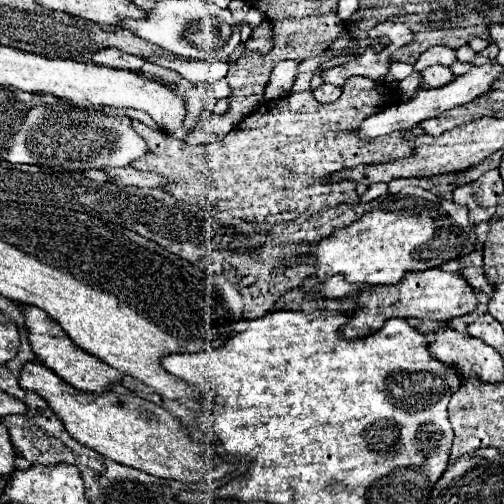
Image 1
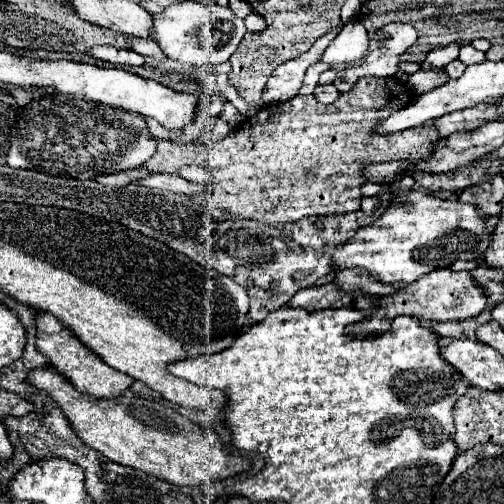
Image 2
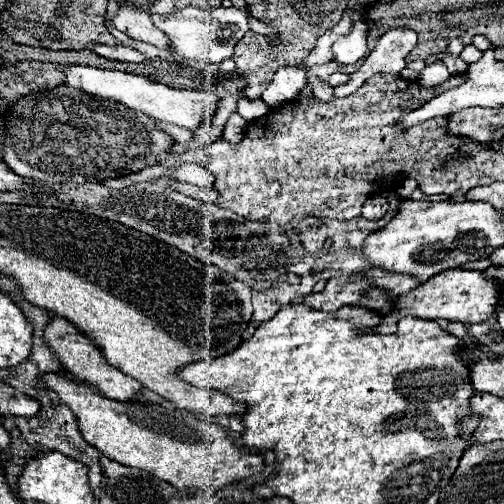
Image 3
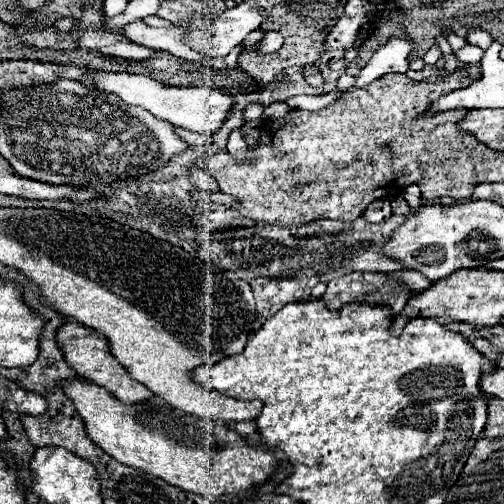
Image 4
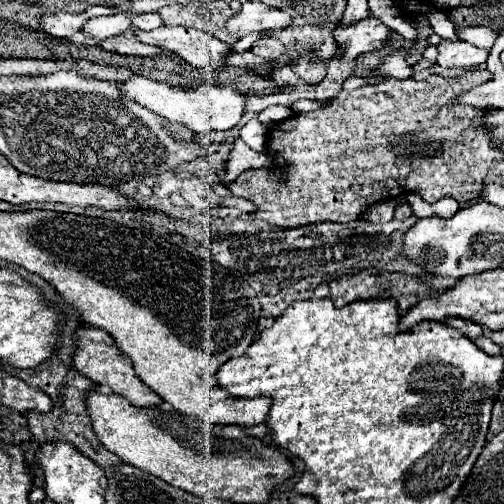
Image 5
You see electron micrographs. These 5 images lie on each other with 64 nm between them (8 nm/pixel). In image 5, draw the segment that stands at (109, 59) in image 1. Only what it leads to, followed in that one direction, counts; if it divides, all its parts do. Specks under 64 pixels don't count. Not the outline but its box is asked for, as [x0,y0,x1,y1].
[102,30,162,56]

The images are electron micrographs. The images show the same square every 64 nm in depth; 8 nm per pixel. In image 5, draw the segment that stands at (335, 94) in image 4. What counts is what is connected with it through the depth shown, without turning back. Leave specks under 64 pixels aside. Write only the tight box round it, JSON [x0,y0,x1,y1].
[291,99,327,112]

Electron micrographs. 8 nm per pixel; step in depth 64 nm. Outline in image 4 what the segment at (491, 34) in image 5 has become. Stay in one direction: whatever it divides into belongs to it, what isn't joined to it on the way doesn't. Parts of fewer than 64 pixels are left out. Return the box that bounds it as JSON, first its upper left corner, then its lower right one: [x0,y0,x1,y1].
[466,30,492,50]

